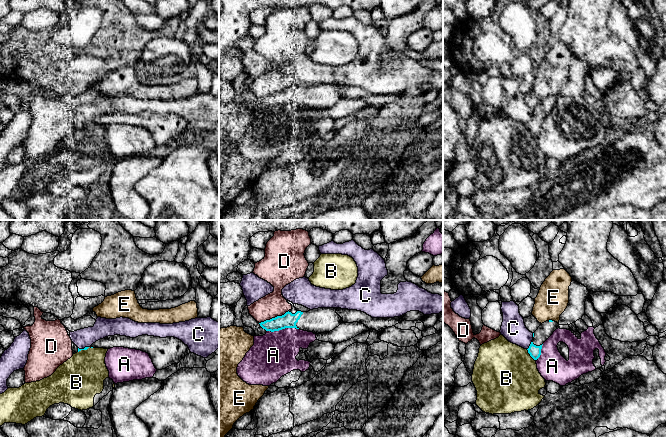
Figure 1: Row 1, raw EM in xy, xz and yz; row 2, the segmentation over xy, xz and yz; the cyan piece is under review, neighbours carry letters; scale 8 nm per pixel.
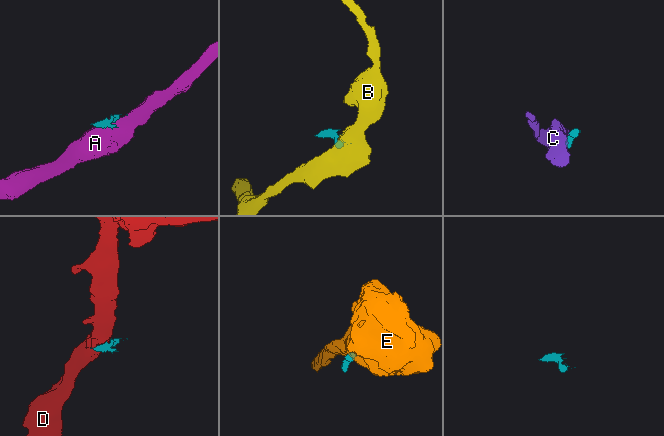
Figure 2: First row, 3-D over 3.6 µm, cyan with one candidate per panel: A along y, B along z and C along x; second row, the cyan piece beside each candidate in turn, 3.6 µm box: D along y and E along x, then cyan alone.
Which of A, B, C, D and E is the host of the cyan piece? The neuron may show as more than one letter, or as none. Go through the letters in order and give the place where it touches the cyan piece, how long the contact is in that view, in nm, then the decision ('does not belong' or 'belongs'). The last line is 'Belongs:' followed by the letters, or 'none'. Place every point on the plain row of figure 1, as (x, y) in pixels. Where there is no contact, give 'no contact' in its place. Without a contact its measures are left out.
A: xz (282, 104) | 260 nm | does not belong
B: yz (530, 131) | 120 nm | does not belong
C: yz (530, 121) | 80 nm | does not belong
D: xz (273, 94) | 260 nm | does not belong
E: yz (550, 96) | 40 nm | does not belong
Belongs: none

